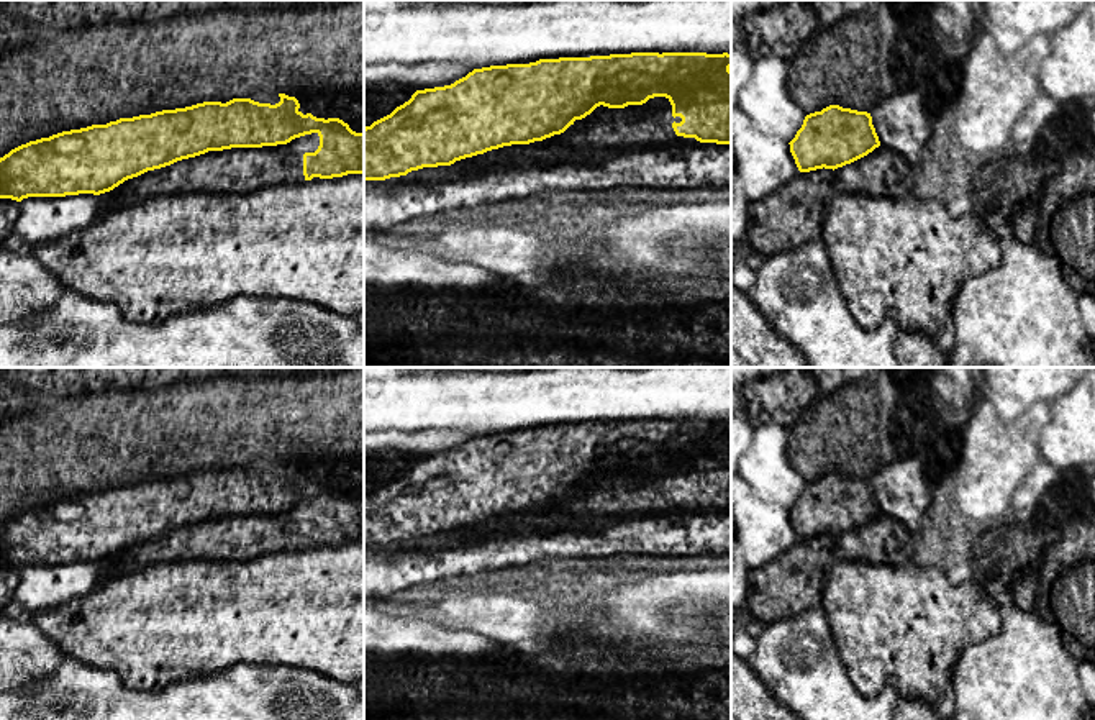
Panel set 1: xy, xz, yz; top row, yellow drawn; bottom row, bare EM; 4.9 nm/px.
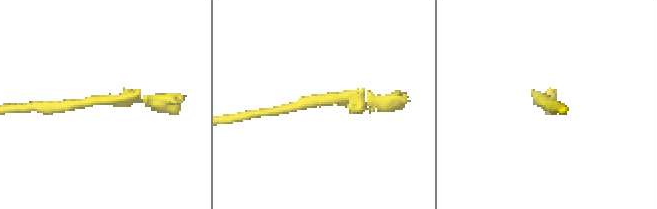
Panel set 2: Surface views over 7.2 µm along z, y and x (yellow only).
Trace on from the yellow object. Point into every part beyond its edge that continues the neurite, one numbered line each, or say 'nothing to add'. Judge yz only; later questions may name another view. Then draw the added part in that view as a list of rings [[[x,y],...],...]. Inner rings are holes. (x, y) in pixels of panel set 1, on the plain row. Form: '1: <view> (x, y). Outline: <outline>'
nothing to add

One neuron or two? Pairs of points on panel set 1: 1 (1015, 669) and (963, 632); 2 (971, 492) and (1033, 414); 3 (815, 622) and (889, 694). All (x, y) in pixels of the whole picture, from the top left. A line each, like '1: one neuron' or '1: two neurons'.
1: two neurons
2: one neuron
3: one neuron

